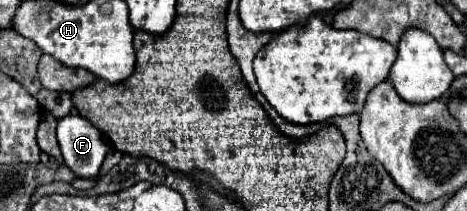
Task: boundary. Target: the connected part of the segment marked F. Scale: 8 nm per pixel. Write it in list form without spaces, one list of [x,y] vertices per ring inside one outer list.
[[[66,115],[56,127],[58,145],[66,165],[82,179],[94,177],[112,147],[88,119],[80,115]]]

